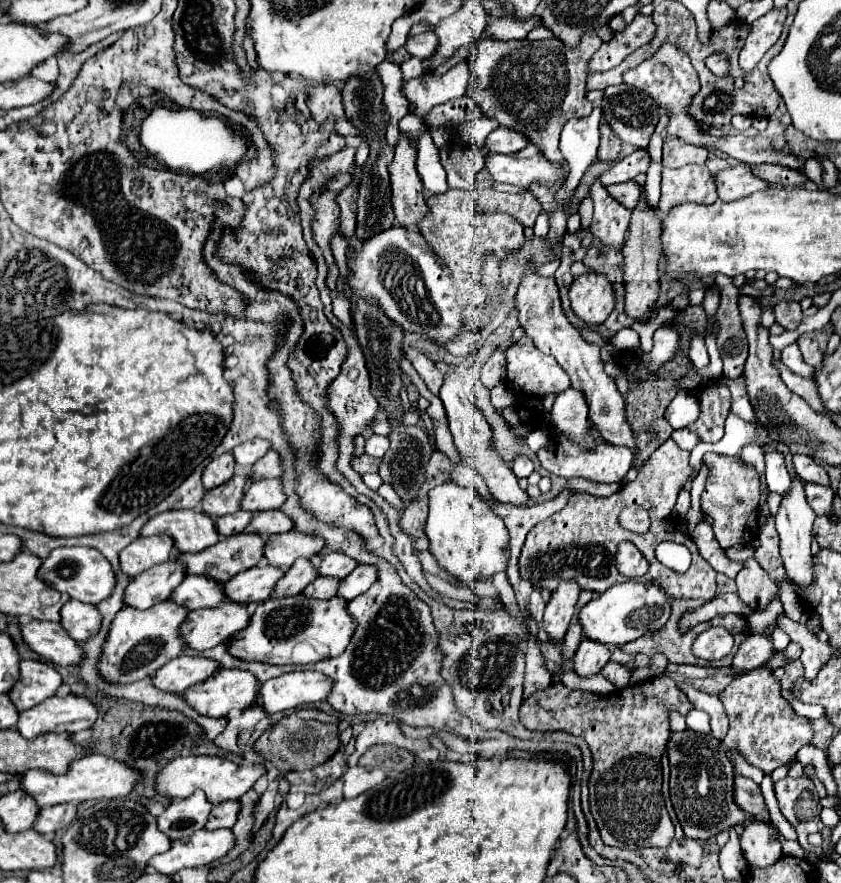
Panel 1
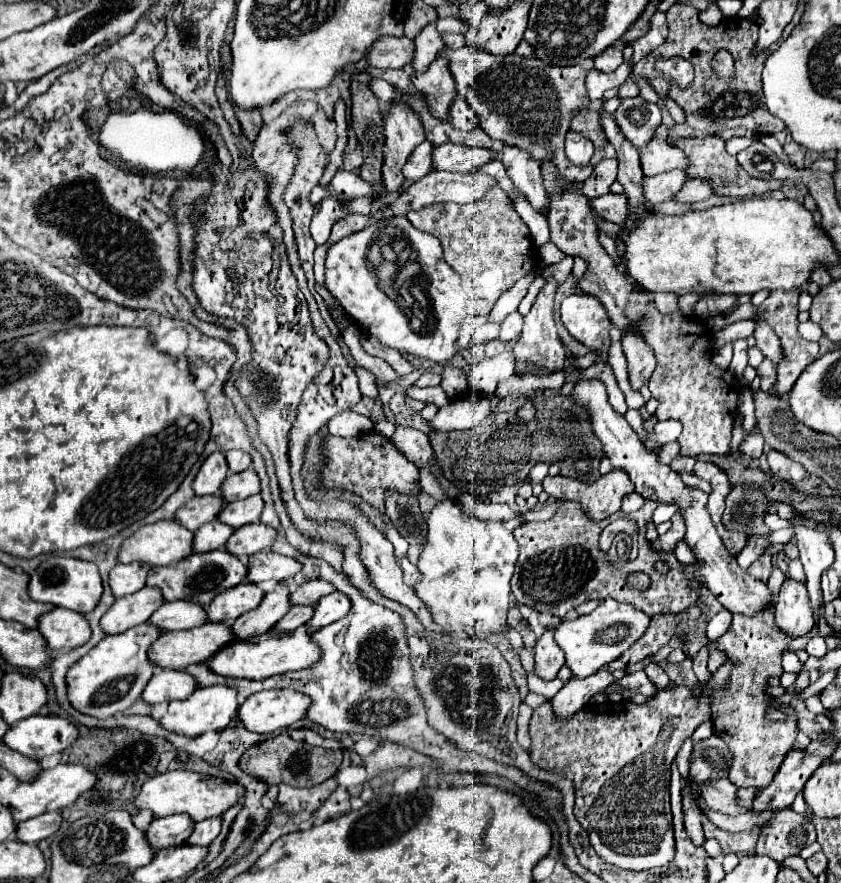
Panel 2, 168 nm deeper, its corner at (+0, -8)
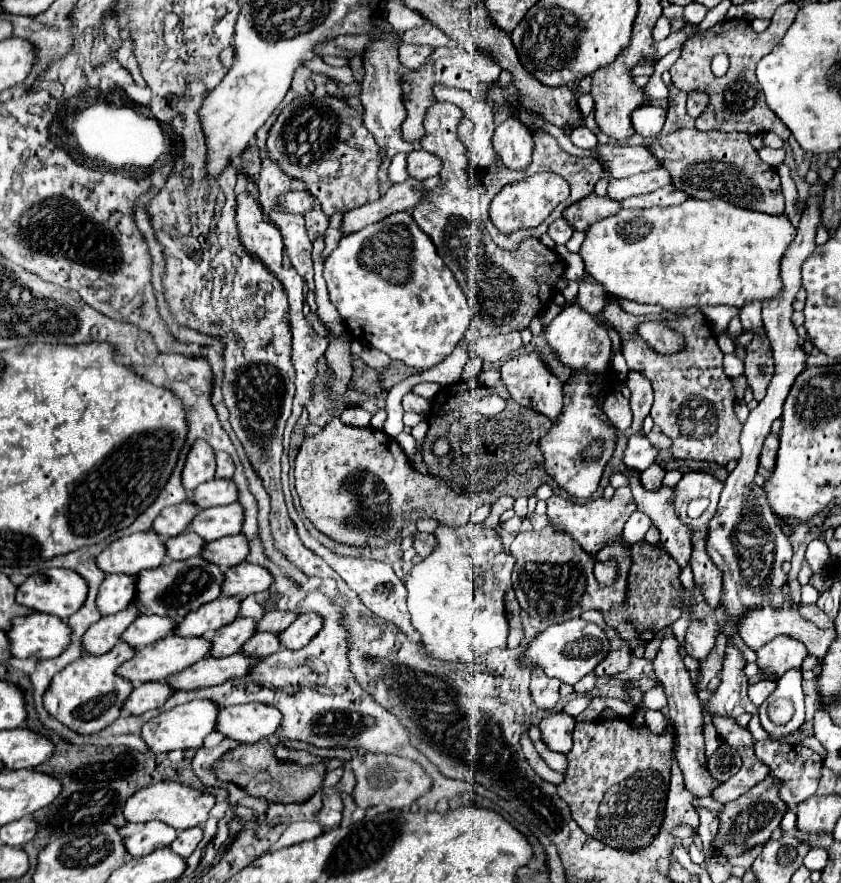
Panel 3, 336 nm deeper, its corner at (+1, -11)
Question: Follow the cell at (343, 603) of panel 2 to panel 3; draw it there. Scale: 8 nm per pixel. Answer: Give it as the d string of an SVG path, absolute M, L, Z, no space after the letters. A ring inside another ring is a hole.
M316 612L300 614L294 624L290 624L286 630L280 632L280 644L284 648L298 650L298 648L306 646L308 640L314 638L320 632L322 624L324 624L324 618L320 614L316 614Z

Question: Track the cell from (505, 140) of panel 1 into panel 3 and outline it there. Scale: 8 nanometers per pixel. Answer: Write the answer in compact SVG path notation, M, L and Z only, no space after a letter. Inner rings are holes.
M414 150L408 154L408 172L412 178L426 180L430 176L438 176L440 170L442 170L442 158L426 150Z

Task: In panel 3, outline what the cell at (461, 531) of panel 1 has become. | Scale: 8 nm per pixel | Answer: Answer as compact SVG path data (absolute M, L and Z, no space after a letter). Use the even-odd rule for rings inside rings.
M468 522L466 526L460 528L448 528L444 524L438 524L434 536L436 536L434 552L422 562L418 562L404 576L412 624L422 634L422 644L426 646L426 652L440 660L472 662L476 656L482 656L492 648L506 648L508 620L504 600L506 592L512 588L510 574L516 564L514 554L504 550L498 530L486 528L484 524Z

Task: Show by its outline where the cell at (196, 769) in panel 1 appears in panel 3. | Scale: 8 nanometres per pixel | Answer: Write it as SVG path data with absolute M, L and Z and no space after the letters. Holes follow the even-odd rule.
M166 780L166 782L156 782L150 784L142 790L138 790L134 796L130 796L130 800L126 800L124 806L124 818L128 822L150 822L150 820L160 820L164 824L174 826L176 830L186 830L192 826L200 826L208 820L212 806L216 804L216 796L210 792L200 792L196 788L184 786L180 782L174 780Z

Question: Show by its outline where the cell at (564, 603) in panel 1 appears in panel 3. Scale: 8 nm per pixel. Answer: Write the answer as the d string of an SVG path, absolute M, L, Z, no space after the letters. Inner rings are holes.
M542 668L532 670L530 692L532 692L532 700L538 704L538 708L554 708L558 702L558 688L560 688L558 678L546 676L542 672Z

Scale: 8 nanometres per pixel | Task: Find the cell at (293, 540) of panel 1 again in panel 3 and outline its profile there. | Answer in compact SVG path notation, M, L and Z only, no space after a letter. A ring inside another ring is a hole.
M242 562L226 570L226 584L222 584L222 594L246 598L250 594L268 590L272 584L274 584L274 578L266 568L258 564Z

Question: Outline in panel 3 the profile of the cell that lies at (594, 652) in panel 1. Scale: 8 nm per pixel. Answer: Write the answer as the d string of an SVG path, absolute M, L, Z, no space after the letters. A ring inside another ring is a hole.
M552 712L540 722L542 740L556 752L566 754L572 744L572 730L574 730L576 718L568 716L566 712Z

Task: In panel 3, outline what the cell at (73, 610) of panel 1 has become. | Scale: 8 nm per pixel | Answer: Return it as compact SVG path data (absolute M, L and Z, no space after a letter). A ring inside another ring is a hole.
M42 612L18 618L8 634L14 658L54 658L72 640L72 628L66 620Z

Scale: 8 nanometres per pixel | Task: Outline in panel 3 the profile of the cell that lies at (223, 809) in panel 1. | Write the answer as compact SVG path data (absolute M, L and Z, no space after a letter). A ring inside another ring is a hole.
M200 826L184 830L184 832L178 832L178 838L176 838L176 844L172 846L172 850L176 850L180 856L188 858L196 850L200 840L202 840L202 828Z

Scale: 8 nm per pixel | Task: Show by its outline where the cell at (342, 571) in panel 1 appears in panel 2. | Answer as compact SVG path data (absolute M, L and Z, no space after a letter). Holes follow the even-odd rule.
M305 581L303 585L299 585L293 593L291 593L291 605L313 605L317 603L323 595L329 595L333 589L331 583L327 581Z

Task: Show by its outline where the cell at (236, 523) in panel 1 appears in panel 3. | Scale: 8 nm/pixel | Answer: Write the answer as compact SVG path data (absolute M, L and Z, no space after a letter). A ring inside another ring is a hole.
M184 532L182 536L166 540L166 550L170 560L186 560L192 556L198 556L204 550L204 540L196 536L196 532Z

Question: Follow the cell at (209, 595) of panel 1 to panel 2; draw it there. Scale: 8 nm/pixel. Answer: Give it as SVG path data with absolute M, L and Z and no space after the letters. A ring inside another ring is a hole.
M173 601L163 603L149 619L147 623L155 625L161 631L175 631L175 629L191 629L197 625L203 625L205 609L201 605L189 603L189 601Z

